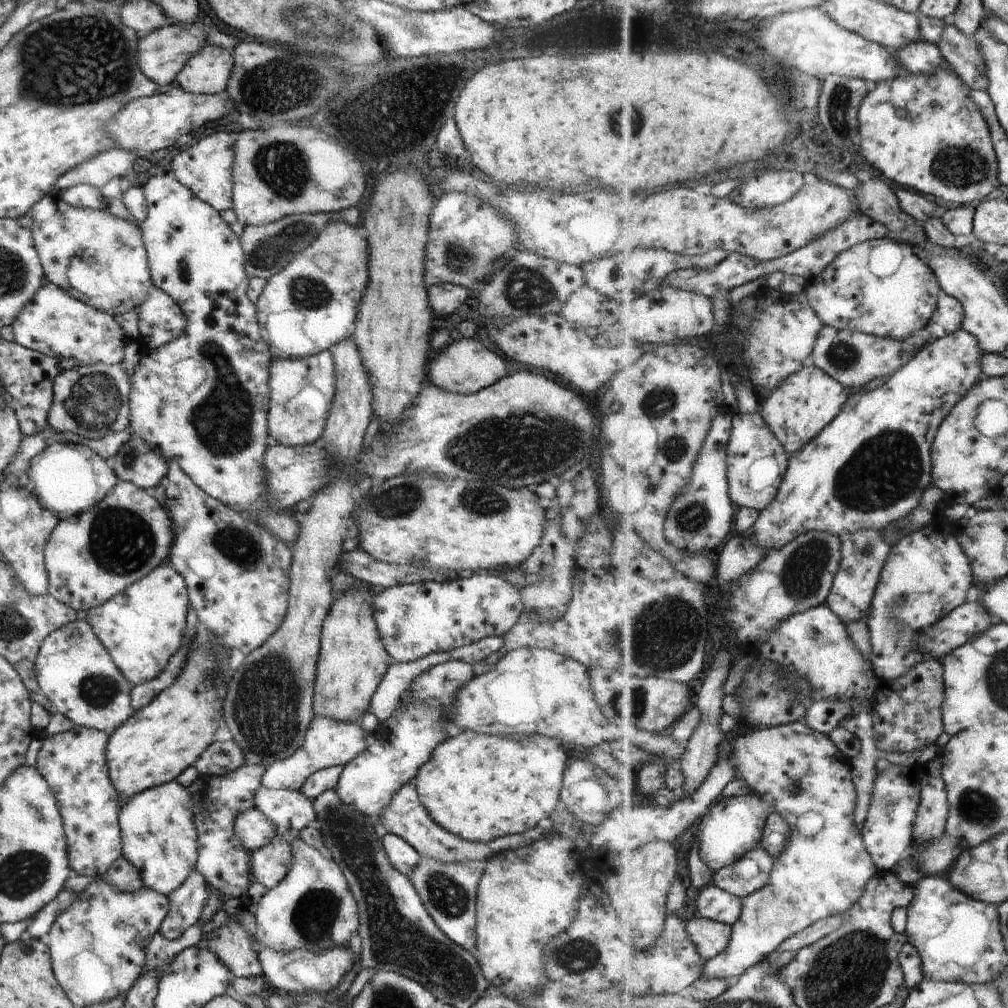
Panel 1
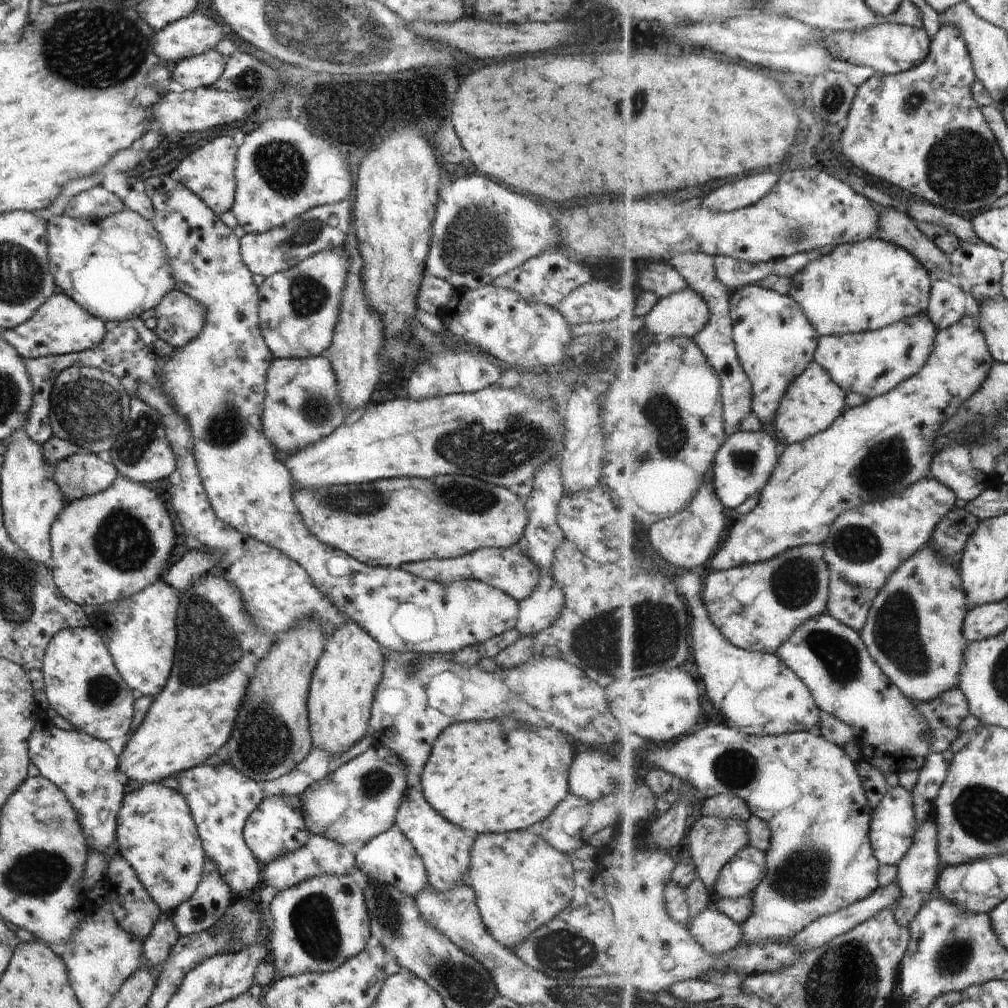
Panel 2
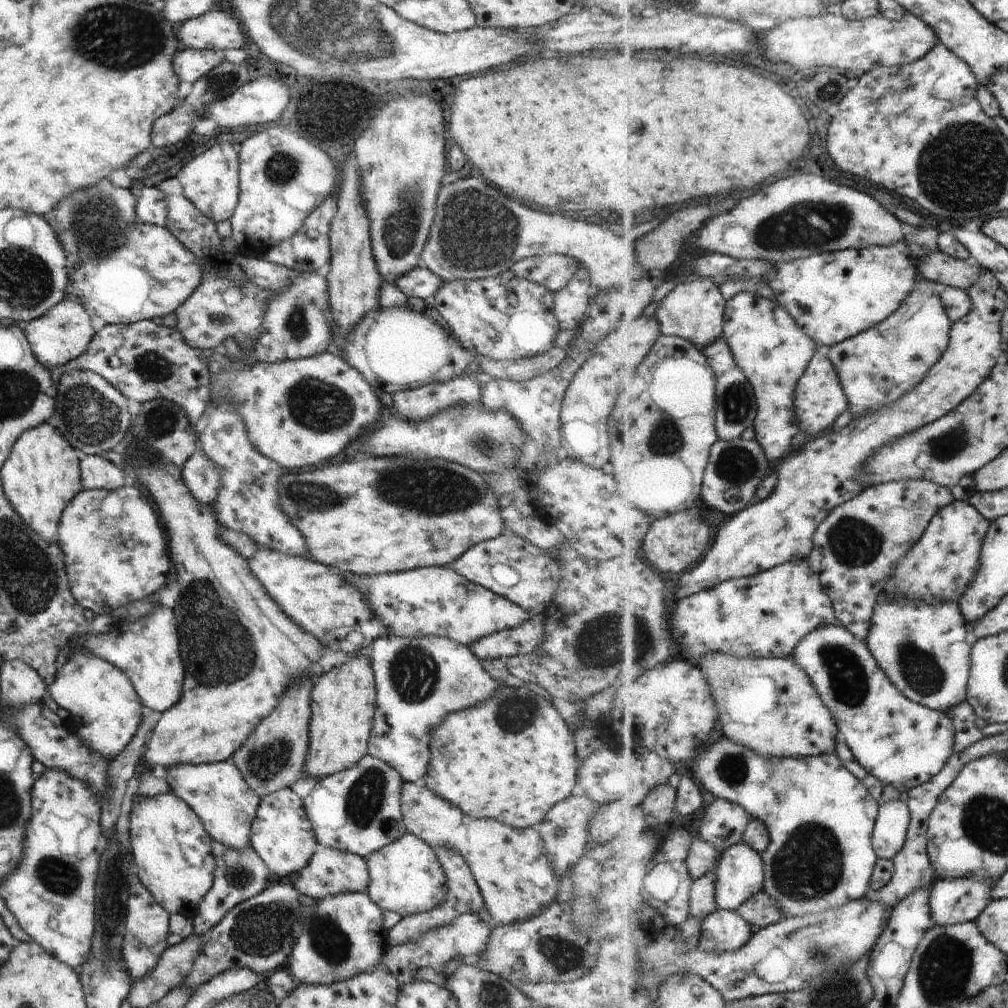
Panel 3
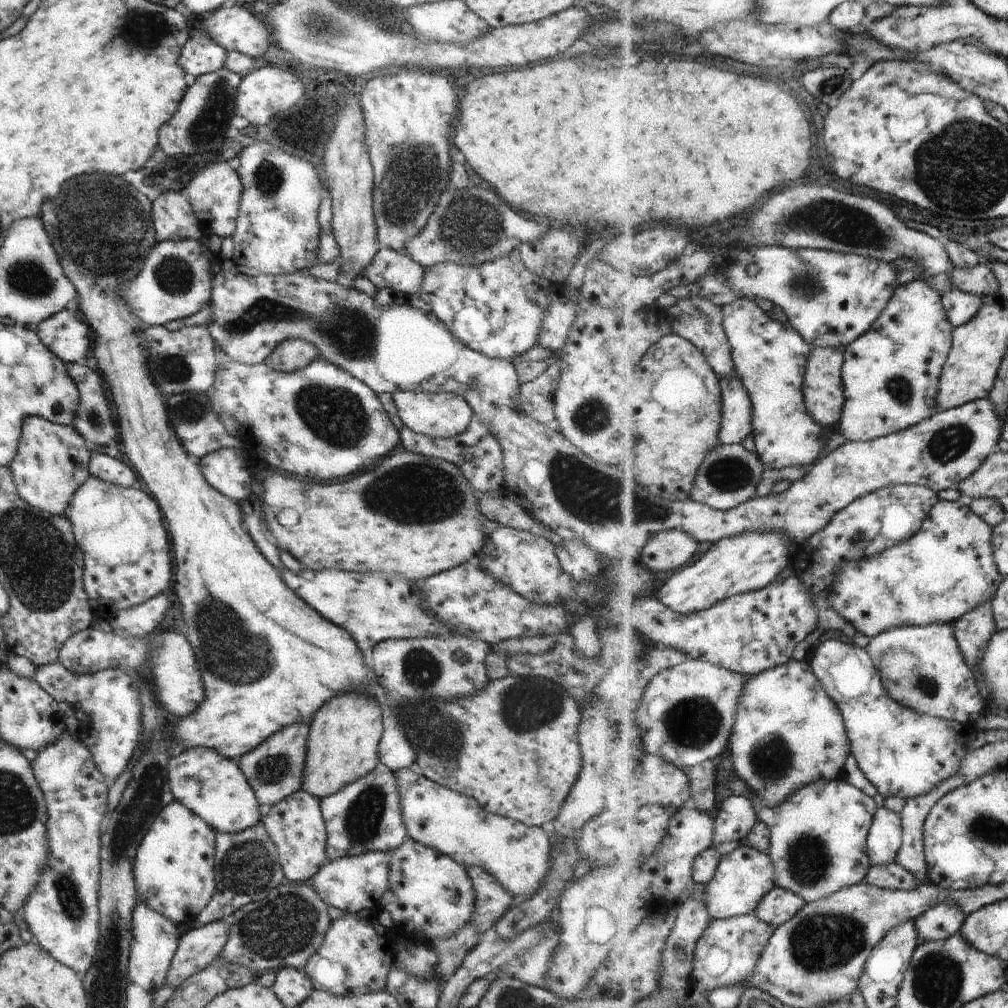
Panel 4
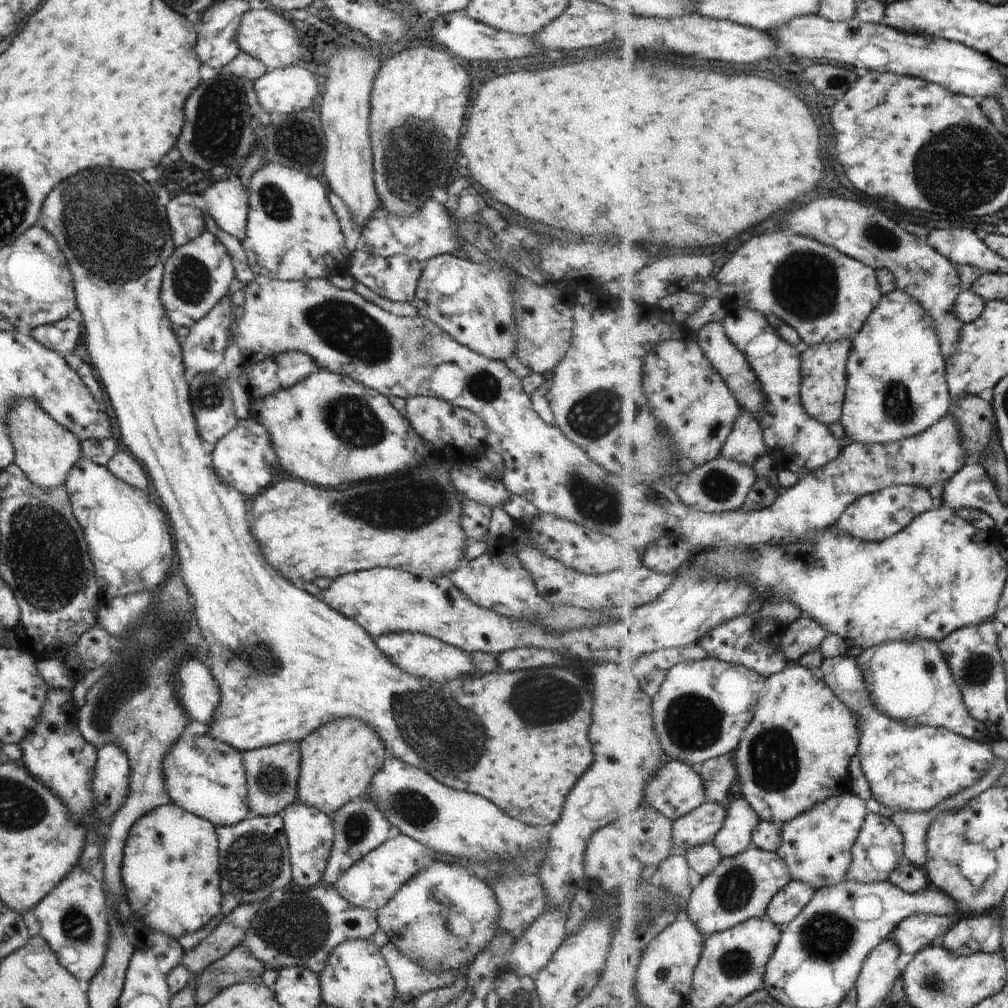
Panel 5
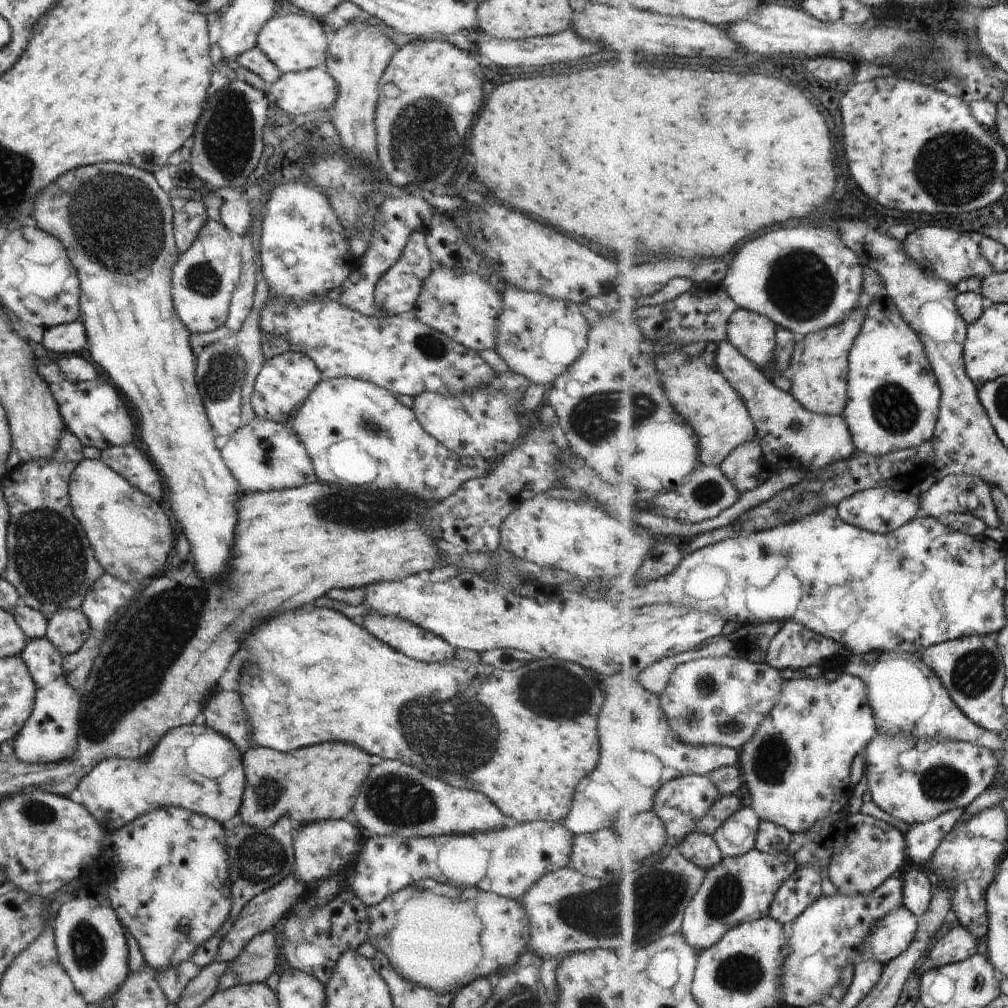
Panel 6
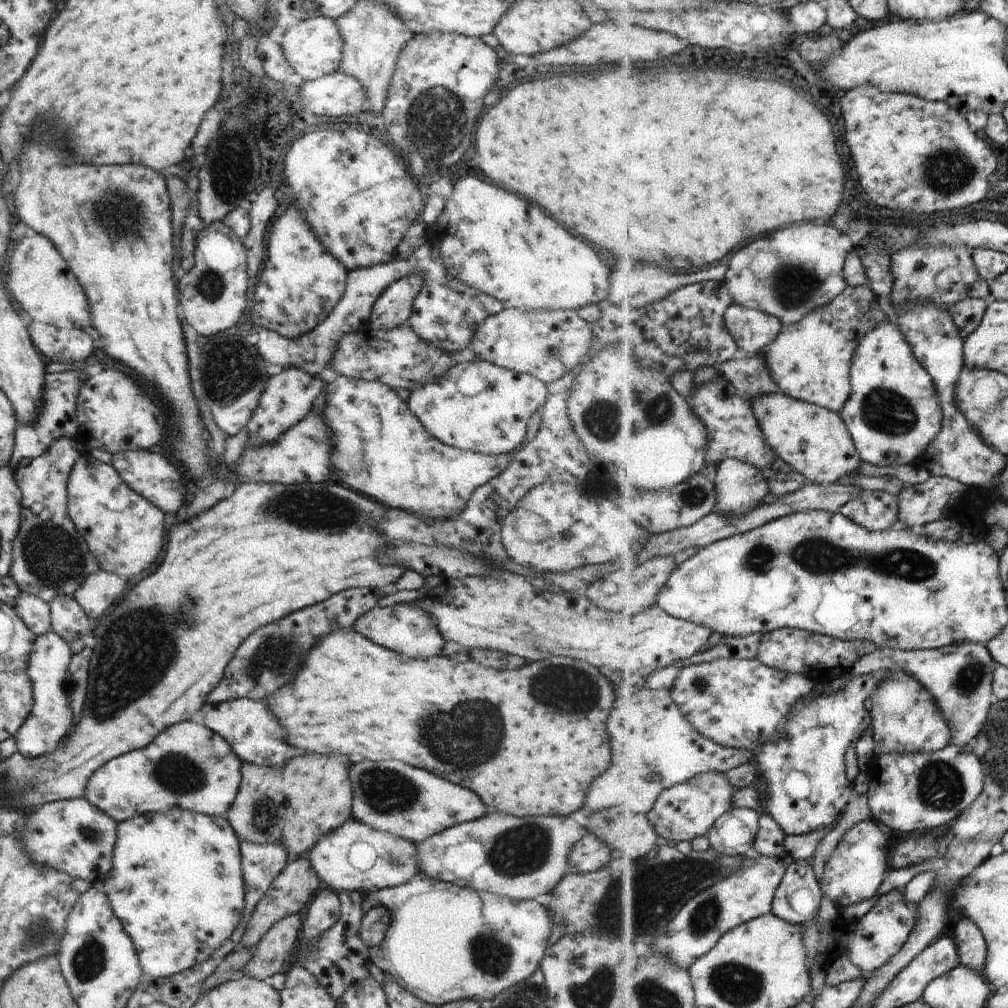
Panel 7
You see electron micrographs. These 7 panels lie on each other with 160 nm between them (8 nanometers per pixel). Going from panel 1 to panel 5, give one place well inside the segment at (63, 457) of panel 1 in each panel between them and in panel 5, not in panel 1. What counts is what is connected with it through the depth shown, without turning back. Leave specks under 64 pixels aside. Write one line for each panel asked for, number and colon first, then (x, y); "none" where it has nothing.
2: (83, 474)
3: (97, 472)
4: (104, 468)
5: (122, 464)

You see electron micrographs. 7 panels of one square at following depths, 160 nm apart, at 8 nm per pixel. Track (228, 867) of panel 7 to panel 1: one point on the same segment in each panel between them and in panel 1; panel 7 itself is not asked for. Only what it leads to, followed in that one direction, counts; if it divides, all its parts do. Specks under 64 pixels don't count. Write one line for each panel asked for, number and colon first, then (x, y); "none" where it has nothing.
1: (158, 835)
2: (156, 834)
3: (172, 856)
4: (174, 866)
5: (170, 864)
6: (170, 867)

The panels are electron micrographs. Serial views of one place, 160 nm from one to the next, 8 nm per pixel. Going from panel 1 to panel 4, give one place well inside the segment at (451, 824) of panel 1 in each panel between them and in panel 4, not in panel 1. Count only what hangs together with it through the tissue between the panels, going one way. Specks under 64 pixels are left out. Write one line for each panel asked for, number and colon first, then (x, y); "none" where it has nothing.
2: (499, 775)
3: (511, 758)
4: (527, 726)

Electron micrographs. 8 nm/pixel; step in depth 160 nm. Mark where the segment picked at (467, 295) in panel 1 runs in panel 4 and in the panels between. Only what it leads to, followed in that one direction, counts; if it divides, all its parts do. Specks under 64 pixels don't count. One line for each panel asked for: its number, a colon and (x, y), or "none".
2: (433, 293)
3: (419, 282)
4: (392, 270)

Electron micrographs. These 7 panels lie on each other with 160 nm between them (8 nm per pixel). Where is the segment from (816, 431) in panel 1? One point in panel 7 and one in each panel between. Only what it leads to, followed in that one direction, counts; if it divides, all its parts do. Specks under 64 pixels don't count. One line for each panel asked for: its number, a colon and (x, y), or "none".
2: (815, 401)
3: (821, 399)
4: (826, 396)
5: (825, 366)
6: (820, 368)
7: (811, 361)

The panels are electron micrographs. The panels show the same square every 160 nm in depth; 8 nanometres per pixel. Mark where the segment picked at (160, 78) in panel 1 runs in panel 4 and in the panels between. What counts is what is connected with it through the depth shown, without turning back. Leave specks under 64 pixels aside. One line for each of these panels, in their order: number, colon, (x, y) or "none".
2: (197, 33)
3: (215, 30)
4: (237, 29)

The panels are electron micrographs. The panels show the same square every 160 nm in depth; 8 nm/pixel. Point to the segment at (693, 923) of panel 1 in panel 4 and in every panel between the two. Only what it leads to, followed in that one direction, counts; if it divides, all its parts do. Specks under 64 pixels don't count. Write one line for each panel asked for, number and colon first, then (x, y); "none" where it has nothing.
2: (718, 932)
3: (724, 931)
4: (728, 954)

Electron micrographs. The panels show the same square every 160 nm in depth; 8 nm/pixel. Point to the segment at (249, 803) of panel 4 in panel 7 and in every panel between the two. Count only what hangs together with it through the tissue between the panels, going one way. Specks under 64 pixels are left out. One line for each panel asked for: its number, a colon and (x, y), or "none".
5: (210, 781)
6: (117, 791)
7: (188, 765)

